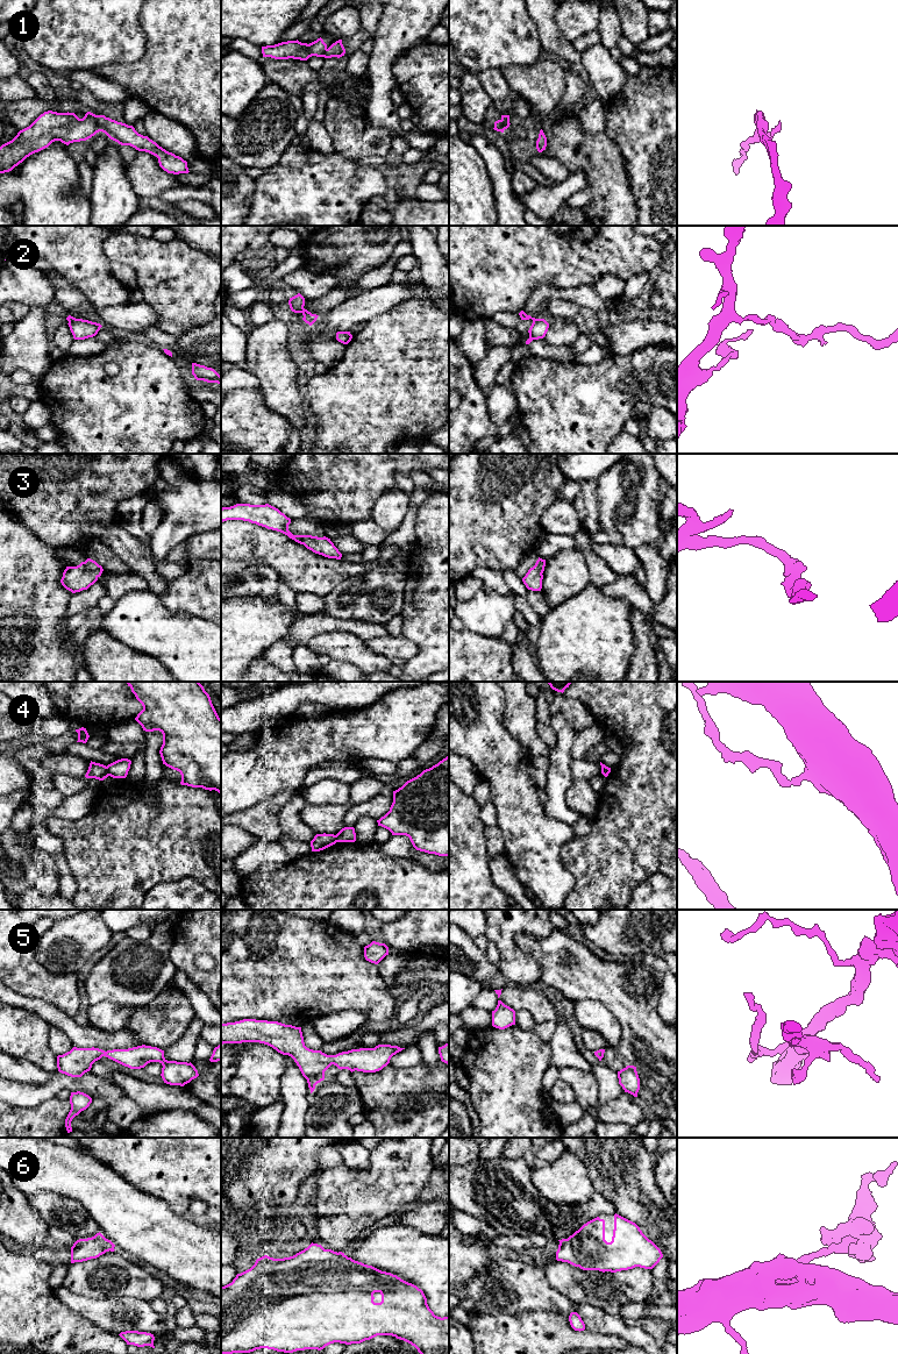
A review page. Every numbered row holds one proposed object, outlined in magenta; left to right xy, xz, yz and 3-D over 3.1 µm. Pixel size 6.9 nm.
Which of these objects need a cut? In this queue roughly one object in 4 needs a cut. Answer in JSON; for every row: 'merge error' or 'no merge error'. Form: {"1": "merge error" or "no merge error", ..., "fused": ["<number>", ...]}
{"1": "merge error", "2": "merge error", "3": "no merge error", "4": "merge error", "5": "no merge error", "6": "no merge error", "fused": ["1", "2", "4"]}

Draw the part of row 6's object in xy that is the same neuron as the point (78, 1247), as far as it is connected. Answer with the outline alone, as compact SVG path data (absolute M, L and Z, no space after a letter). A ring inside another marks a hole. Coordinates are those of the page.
M100 1232L92 1238L79 1239L71 1247L71 1263L97 1259L106 1252L114 1252L114 1247Z

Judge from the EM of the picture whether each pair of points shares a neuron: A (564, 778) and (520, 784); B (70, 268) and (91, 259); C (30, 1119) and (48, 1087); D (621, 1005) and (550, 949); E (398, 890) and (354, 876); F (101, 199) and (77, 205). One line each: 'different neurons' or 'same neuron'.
A: different neurons
B: same neuron
C: different neurons
D: same neuron
E: same neuron
F: different neurons

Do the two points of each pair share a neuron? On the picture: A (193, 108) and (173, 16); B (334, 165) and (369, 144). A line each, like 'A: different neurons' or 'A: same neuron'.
A: same neuron
B: different neurons

